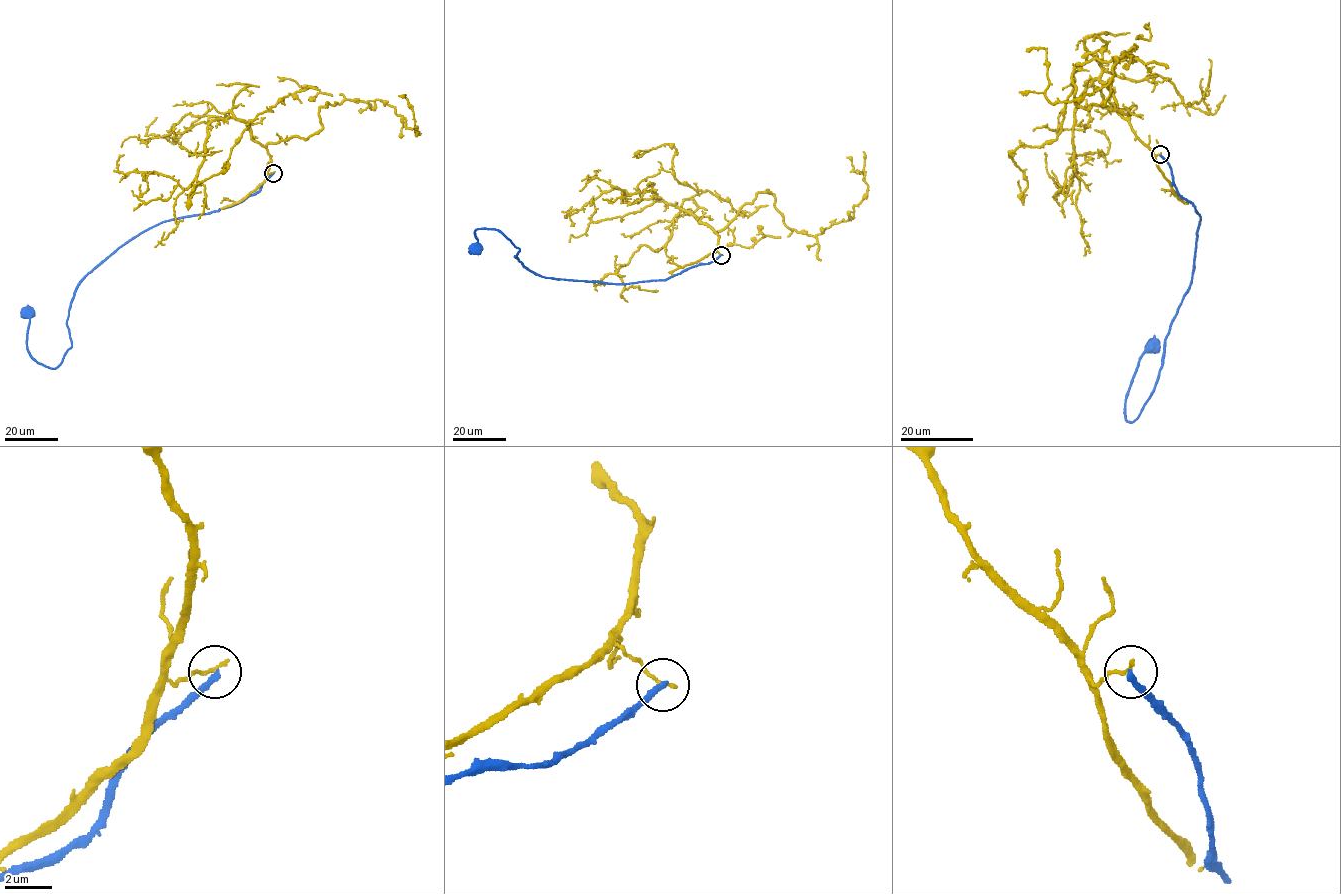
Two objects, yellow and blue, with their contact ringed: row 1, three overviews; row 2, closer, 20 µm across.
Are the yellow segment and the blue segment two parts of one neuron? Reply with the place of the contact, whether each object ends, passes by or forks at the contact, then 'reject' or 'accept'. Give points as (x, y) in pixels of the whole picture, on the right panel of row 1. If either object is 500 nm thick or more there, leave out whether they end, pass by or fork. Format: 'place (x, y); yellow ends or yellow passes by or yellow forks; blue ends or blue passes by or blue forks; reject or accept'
place (1160, 154); yellow ends; blue ends; reject

